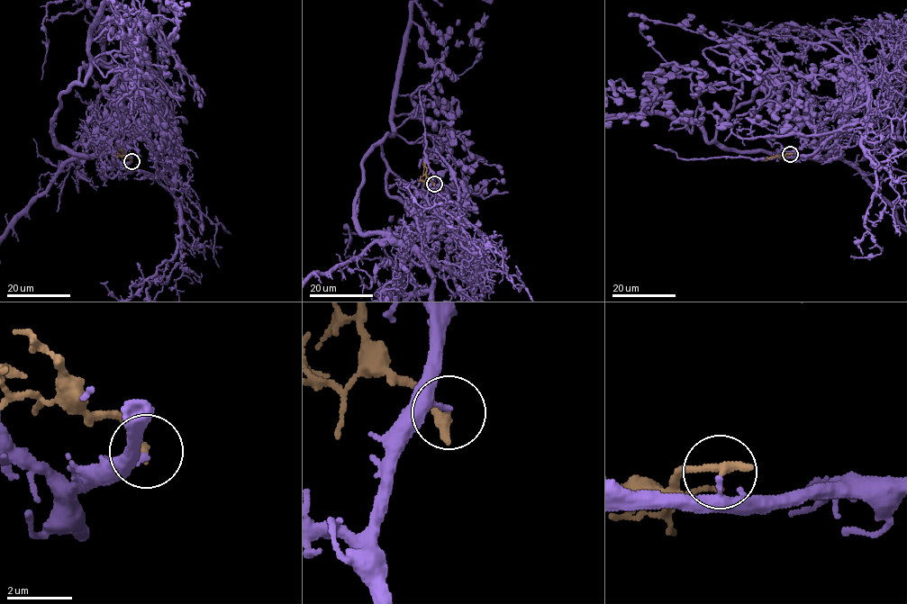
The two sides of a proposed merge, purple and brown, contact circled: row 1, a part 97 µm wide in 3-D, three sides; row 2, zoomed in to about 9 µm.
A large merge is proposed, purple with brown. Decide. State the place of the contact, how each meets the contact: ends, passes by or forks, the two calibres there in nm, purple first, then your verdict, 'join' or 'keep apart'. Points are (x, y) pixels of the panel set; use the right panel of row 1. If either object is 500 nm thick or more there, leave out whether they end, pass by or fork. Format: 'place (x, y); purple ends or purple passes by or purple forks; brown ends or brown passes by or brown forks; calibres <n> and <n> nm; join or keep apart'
place (790, 154); purple ends; brown ends; calibres 260 and 360 nm; keep apart

